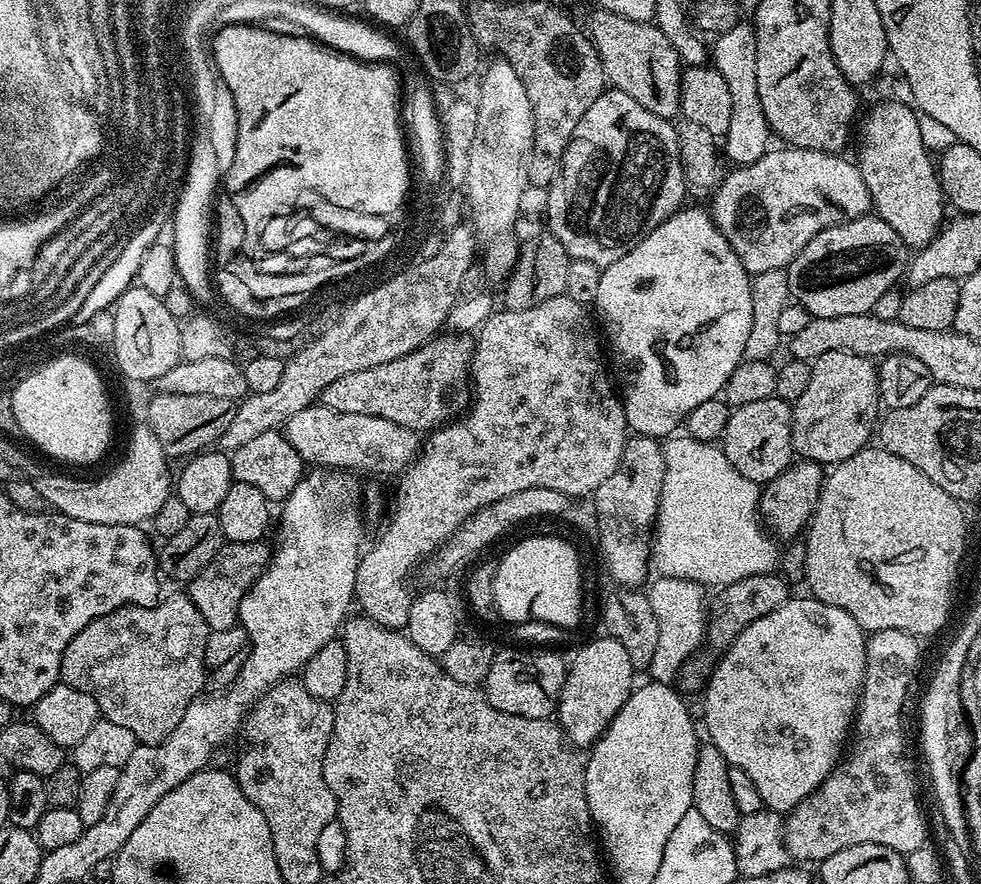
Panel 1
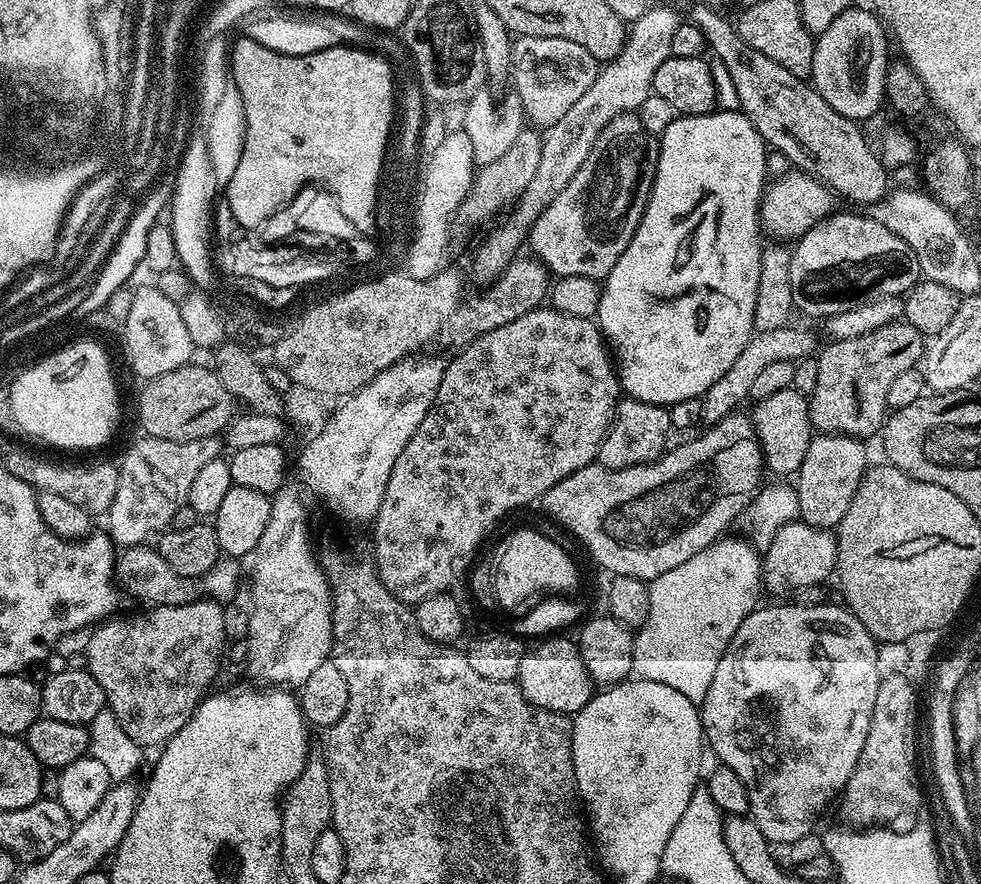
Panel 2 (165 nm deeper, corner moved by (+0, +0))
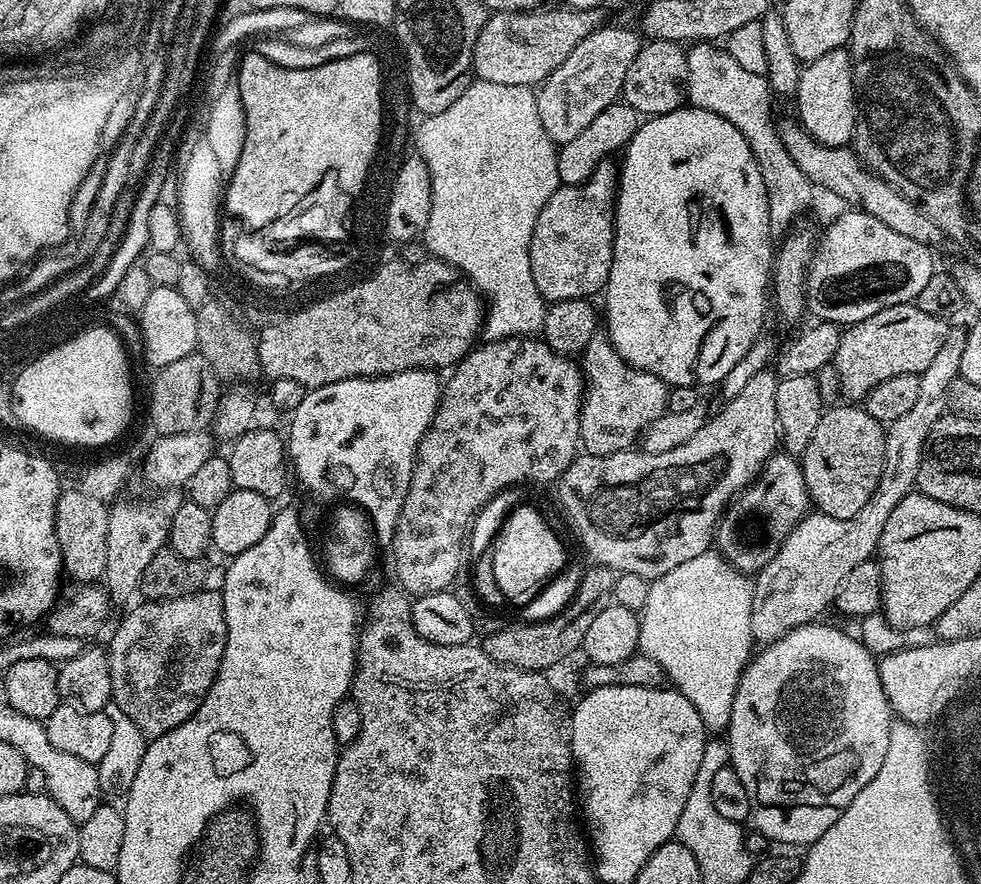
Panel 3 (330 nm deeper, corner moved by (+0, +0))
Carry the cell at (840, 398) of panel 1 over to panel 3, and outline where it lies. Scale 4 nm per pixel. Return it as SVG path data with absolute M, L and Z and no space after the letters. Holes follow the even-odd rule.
M915 303L890 306L862 322L845 327L838 342L834 361L834 367L840 379L841 393L849 401L860 402L870 390L874 390L874 386L878 386L878 382L886 382L886 378L895 378L898 374L919 376L926 370L926 366L930 366L930 362L934 362L938 350L942 350L948 331L950 331L949 321L933 318L930 314L918 310Z

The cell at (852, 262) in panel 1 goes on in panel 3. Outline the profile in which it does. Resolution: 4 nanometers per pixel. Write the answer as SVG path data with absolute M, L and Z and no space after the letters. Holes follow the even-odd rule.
M848 210L852 212L844 212L828 229L824 232L824 237L819 237L818 243L815 245L812 253L812 260L808 264L808 282L806 285L806 308L809 313L816 315L815 319L820 322L827 322L837 326L851 326L862 322L866 318L870 318L874 314L878 314L882 310L886 310L890 306L898 306L899 304L910 304L915 301L918 293L922 291L922 286L926 286L926 282L930 282L934 271L932 265L933 249L922 242L914 242L914 238L906 238L906 234L898 234L898 230L890 230L890 226L886 226L886 222L882 222L878 218L874 218L870 214L859 210Z

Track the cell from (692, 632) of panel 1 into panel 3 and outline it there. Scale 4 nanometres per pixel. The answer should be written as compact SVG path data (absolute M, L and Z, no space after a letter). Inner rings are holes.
M709 550L651 581L650 598L646 598L646 606L639 613L639 651L662 666L671 687L696 707L698 718L702 718L705 729L712 734L727 729L736 686L754 652L752 590L753 585L745 573L732 567L719 551Z

